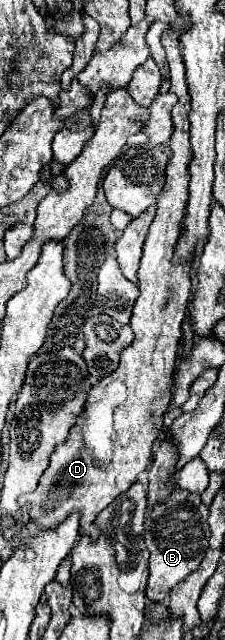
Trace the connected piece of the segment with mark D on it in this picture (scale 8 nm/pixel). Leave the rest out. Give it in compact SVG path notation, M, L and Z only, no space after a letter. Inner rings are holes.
M172 31L168 35L162 37L166 55L168 55L168 65L170 65L170 91L178 95L178 103L172 109L172 119L174 119L174 133L170 139L170 149L172 149L172 157L168 161L166 167L166 183L162 193L158 195L158 203L156 203L156 215L154 221L150 225L150 233L146 237L144 243L144 255L142 255L142 263L138 269L138 287L140 287L140 297L134 303L132 309L132 317L130 317L130 327L134 331L134 341L130 343L128 349L124 349L122 357L120 357L120 365L116 371L112 371L110 375L102 377L88 393L88 401L84 405L84 411L80 413L80 419L76 423L76 427L72 427L68 439L64 443L60 443L56 447L56 451L50 455L50 465L44 471L44 475L38 481L36 491L32 491L30 495L20 497L20 505L28 505L28 517L32 517L32 523L28 523L28 527L32 531L40 531L40 529L56 529L56 525L60 525L60 521L64 521L64 517L68 517L68 513L80 513L80 531L82 535L88 535L90 541L96 541L100 535L100 527L96 527L94 519L98 517L98 513L112 501L116 499L116 495L124 493L130 489L130 485L134 481L138 481L138 475L146 471L146 467L152 461L152 443L160 433L160 425L162 425L162 415L170 405L172 393L172 373L176 367L176 357L178 357L178 349L180 349L180 339L182 339L182 331L180 331L180 323L186 315L186 305L188 305L188 297L190 297L190 267L188 265L172 265L172 253L174 253L174 245L176 239L182 231L182 219L184 219L184 207L188 201L188 181L190 181L190 173L188 173L188 165L192 161L192 149L190 149L190 121L188 121L188 113L190 113L190 95L188 95L188 87L186 87L186 77L184 77L184 61L180 55L180 37L182 31Z

